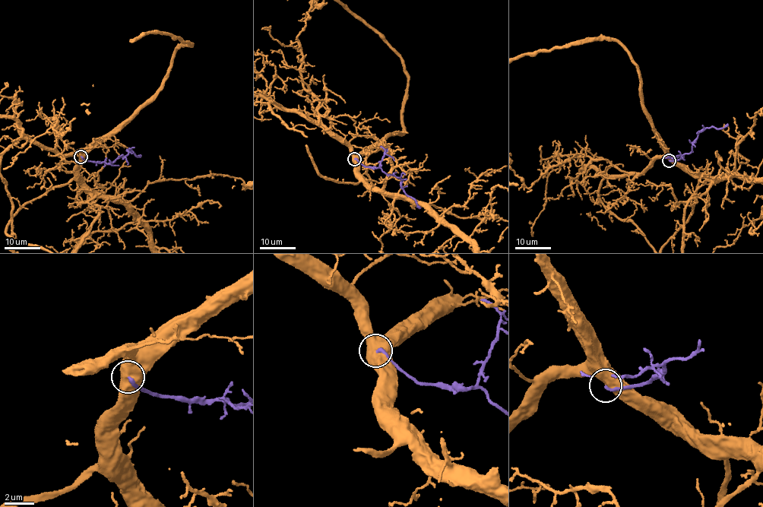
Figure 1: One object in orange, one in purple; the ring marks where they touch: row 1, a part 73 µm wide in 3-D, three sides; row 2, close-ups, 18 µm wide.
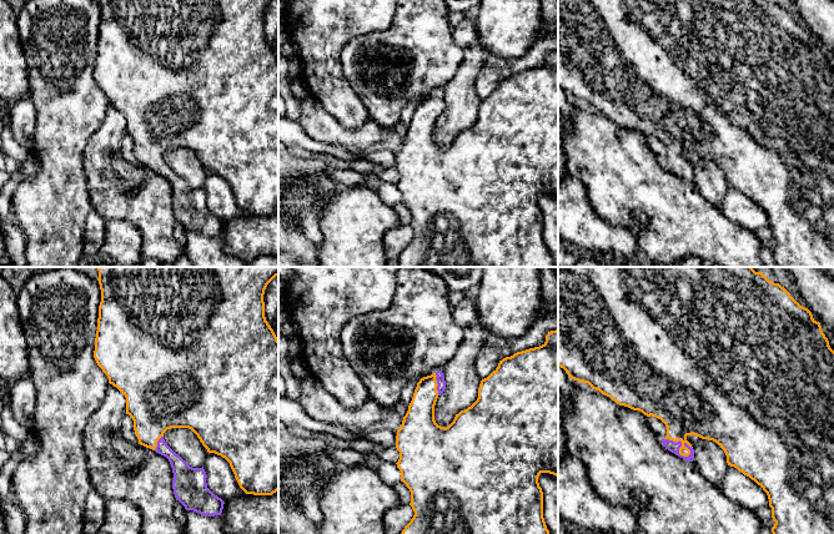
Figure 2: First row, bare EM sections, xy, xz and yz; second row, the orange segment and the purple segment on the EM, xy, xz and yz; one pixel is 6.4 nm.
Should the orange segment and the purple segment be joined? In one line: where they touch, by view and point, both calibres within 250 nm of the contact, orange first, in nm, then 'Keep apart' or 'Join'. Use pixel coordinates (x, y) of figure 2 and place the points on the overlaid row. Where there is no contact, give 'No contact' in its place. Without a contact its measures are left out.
Touches orange at yz (678, 441). Thickness 400 nm (orange) against 70 nm. Join

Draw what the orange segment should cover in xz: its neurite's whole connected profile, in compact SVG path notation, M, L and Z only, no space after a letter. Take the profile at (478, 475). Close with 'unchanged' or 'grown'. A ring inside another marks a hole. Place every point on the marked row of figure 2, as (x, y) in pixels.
M558 329L548 332L546 342L534 348L517 352L499 361L498 367L481 381L477 400L456 414L448 427L441 427L434 420L437 398L444 392L446 381L442 371L423 377L417 383L402 425L397 430L396 448L400 459L396 463L401 472L401 482L411 492L411 503L415 515L401 534L549 534L543 518L543 492L538 483L541 473L558 477Z; grown

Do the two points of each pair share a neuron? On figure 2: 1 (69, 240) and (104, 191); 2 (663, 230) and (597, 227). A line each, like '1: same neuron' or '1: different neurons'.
1: different neurons
2: different neurons

